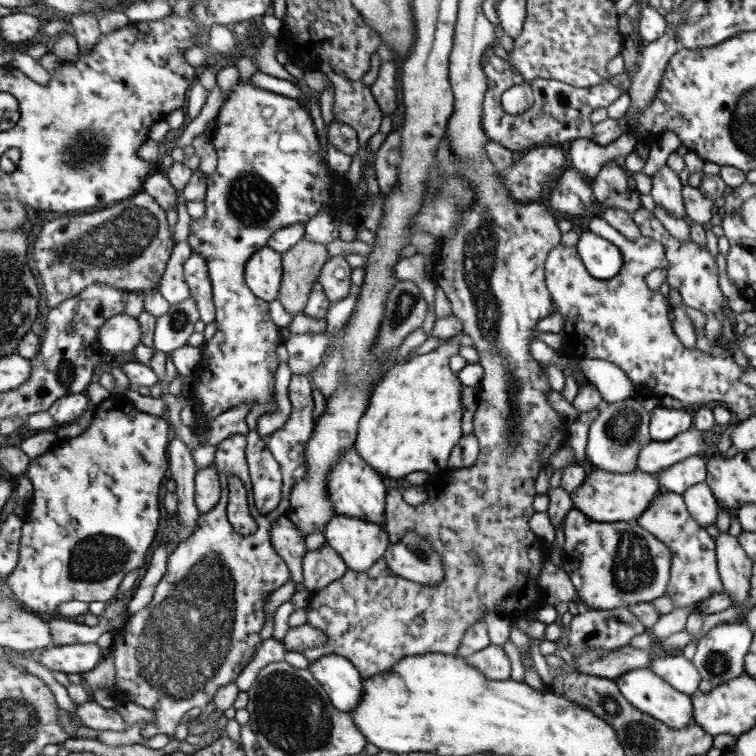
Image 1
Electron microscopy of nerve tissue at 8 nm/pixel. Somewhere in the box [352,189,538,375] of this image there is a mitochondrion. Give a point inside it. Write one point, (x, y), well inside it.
(404, 306)

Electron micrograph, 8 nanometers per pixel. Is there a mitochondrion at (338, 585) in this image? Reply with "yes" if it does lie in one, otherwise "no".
no

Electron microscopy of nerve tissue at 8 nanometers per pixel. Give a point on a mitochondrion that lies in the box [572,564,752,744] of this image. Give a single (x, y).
(717, 662)

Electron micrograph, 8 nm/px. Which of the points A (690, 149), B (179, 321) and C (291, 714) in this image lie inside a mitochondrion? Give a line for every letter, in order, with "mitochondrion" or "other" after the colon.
A: other
B: mitochondrion
C: mitochondrion

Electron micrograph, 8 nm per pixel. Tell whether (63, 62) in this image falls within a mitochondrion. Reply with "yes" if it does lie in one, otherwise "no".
no

